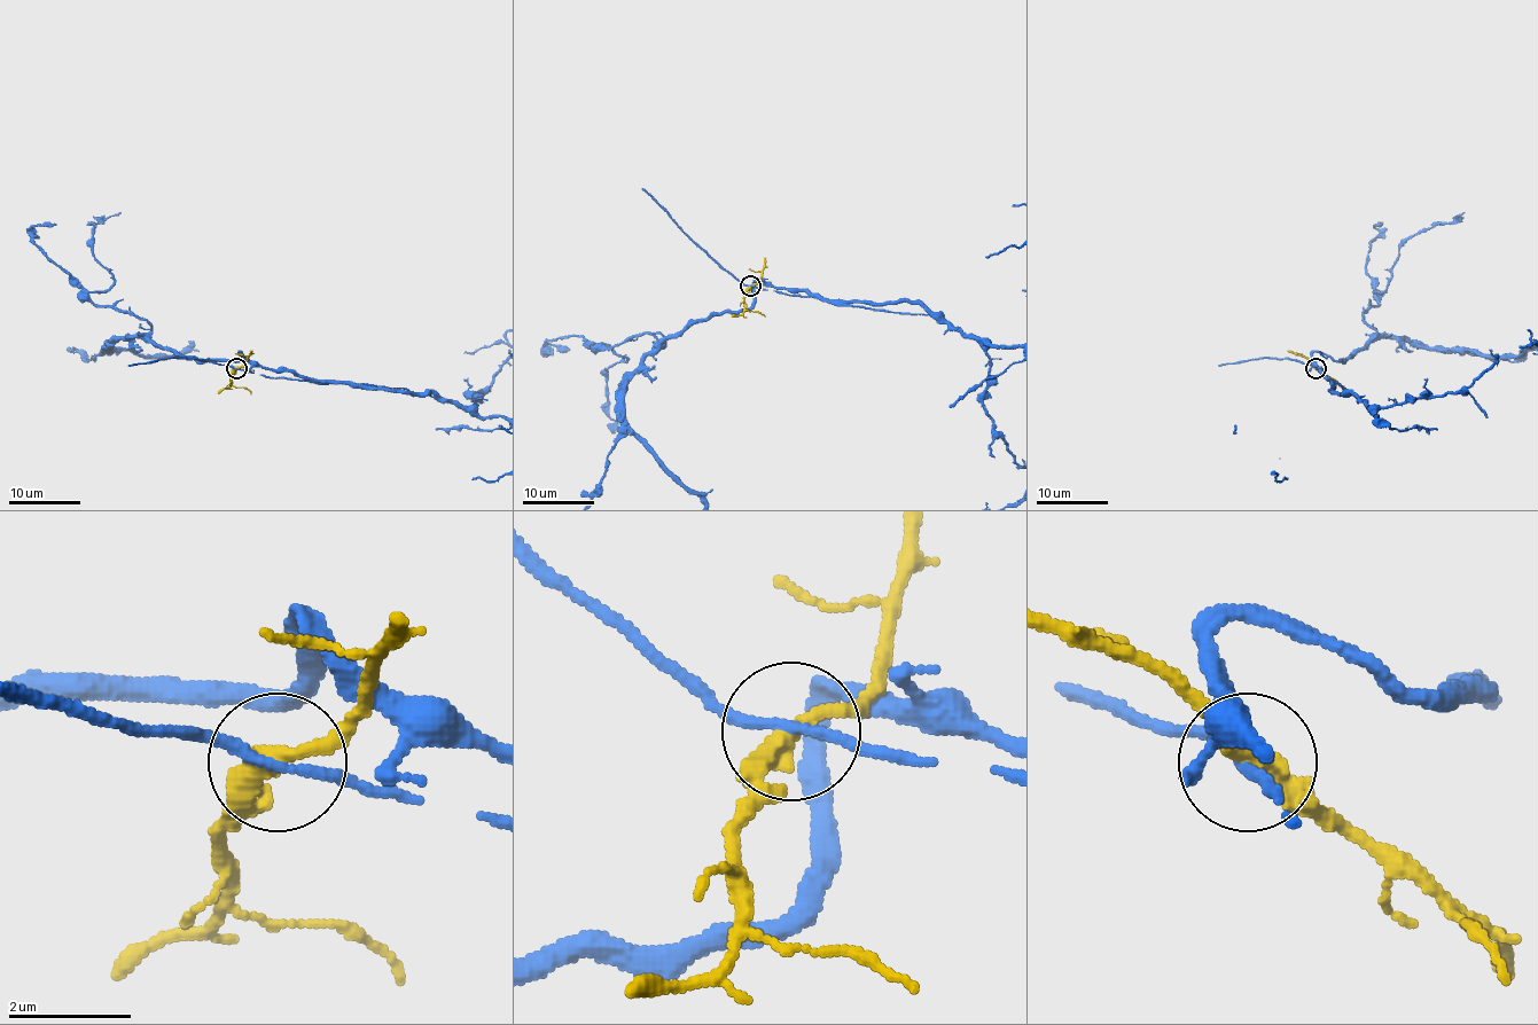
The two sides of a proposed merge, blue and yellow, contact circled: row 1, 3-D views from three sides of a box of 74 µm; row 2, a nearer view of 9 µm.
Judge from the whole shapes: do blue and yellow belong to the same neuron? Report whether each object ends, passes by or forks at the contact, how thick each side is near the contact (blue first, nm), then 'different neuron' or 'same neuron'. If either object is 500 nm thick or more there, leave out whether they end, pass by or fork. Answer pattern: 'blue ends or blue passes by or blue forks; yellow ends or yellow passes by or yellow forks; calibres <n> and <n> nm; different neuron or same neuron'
blue passes by; yellow passes by; calibres 150 and 320 nm; different neuron

